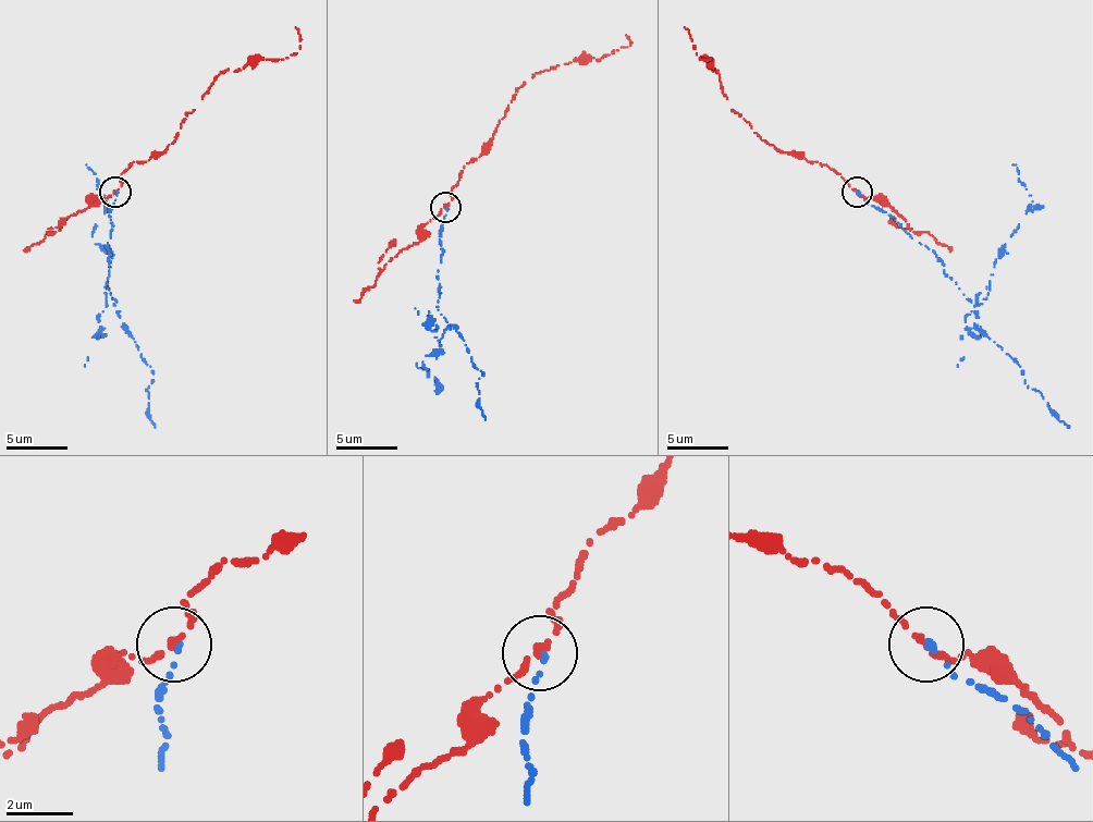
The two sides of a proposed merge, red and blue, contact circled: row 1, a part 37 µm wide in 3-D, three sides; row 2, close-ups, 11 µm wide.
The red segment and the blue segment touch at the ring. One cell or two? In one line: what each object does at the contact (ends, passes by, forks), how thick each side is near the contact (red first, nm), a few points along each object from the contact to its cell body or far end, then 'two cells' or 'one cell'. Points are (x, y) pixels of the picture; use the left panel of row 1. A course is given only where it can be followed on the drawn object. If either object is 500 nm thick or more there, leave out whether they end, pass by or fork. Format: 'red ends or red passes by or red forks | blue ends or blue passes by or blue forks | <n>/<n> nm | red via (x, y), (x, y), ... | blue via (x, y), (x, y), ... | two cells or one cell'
red passes by | blue ends | 150/170 nm | red via (114, 193), (133, 162), (145, 162), (172, 144), (221, 74), (297, 52), (301, 34), (294, 27) | blue via (118, 193), (108, 215), (111, 238), (105, 281), (123, 327), (150, 367), (148, 406), (154, 428) | two cells

